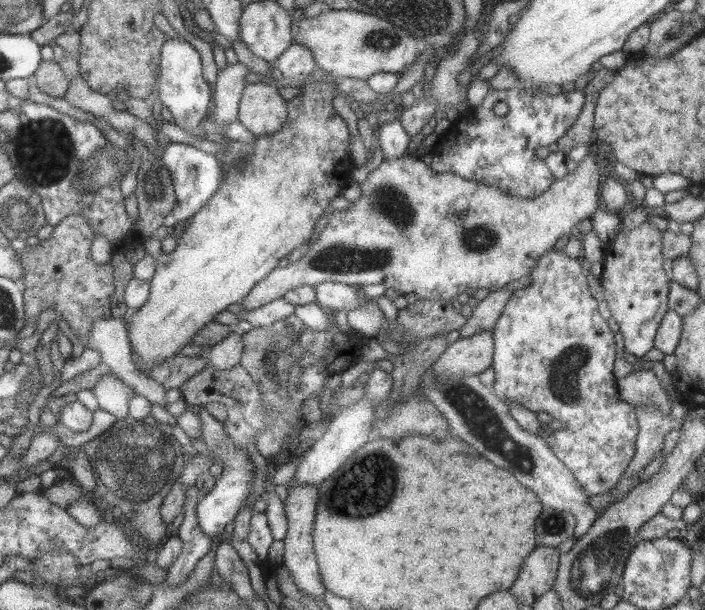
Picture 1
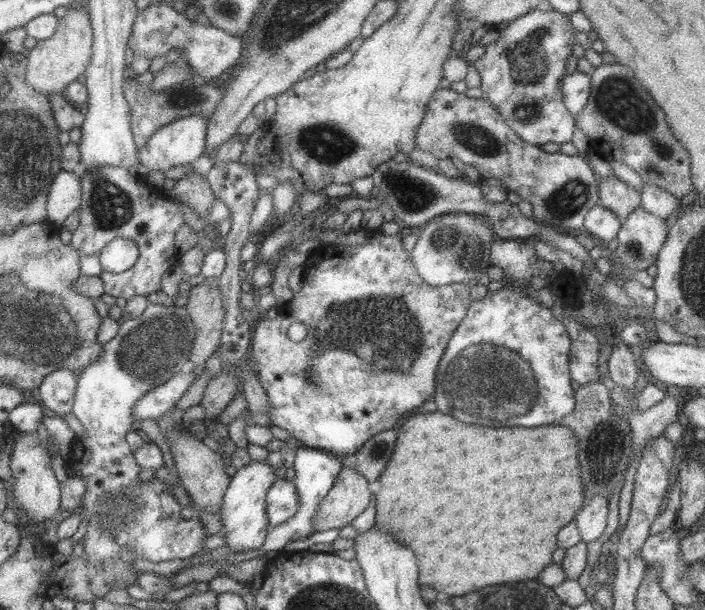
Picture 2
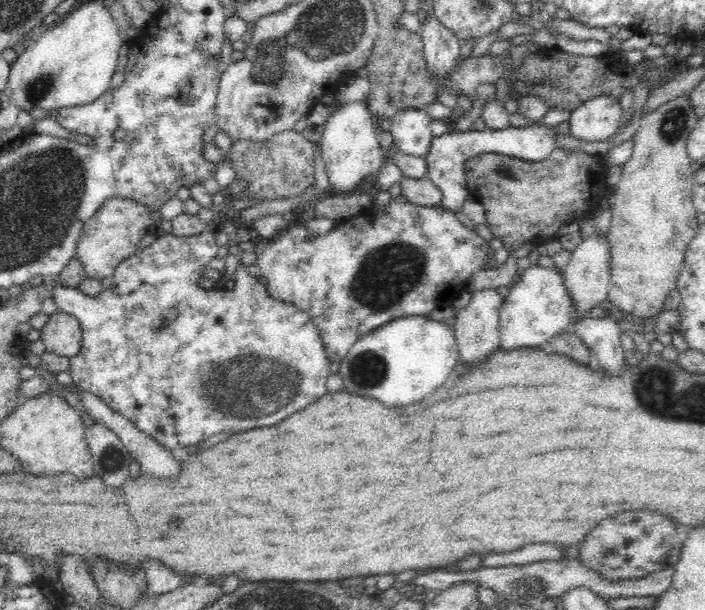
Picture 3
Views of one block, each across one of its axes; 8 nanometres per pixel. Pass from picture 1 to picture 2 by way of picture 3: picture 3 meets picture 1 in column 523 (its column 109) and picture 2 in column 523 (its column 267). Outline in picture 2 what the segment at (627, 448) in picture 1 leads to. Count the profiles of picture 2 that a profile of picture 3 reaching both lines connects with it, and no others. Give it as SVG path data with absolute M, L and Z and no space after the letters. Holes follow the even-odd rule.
M503 286L502 289L492 294L487 294L481 300L472 301L466 317L458 328L455 329L455 332L452 333L446 351L444 351L438 365L435 396L433 397L433 401L438 408L437 411L442 412L442 414L450 414L450 416L458 418L460 422L470 424L470 410L472 410L472 424L478 424L478 426L496 426L496 428L500 428L500 426L528 426L528 428L534 428L534 426L555 423L564 418L568 413L571 413L576 406L575 392L577 387L571 380L569 369L571 346L572 341L570 340L566 326L554 317L550 308L532 299L522 288Z

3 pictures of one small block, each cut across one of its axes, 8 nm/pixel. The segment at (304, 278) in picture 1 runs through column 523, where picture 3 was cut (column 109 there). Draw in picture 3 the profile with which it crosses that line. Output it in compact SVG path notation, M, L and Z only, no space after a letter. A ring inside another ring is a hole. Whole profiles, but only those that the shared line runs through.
M107 198L96 213L90 217L81 232L76 259L84 267L87 277L102 281L110 278L120 262L134 257L141 248L139 242L152 226L152 210L131 198Z

